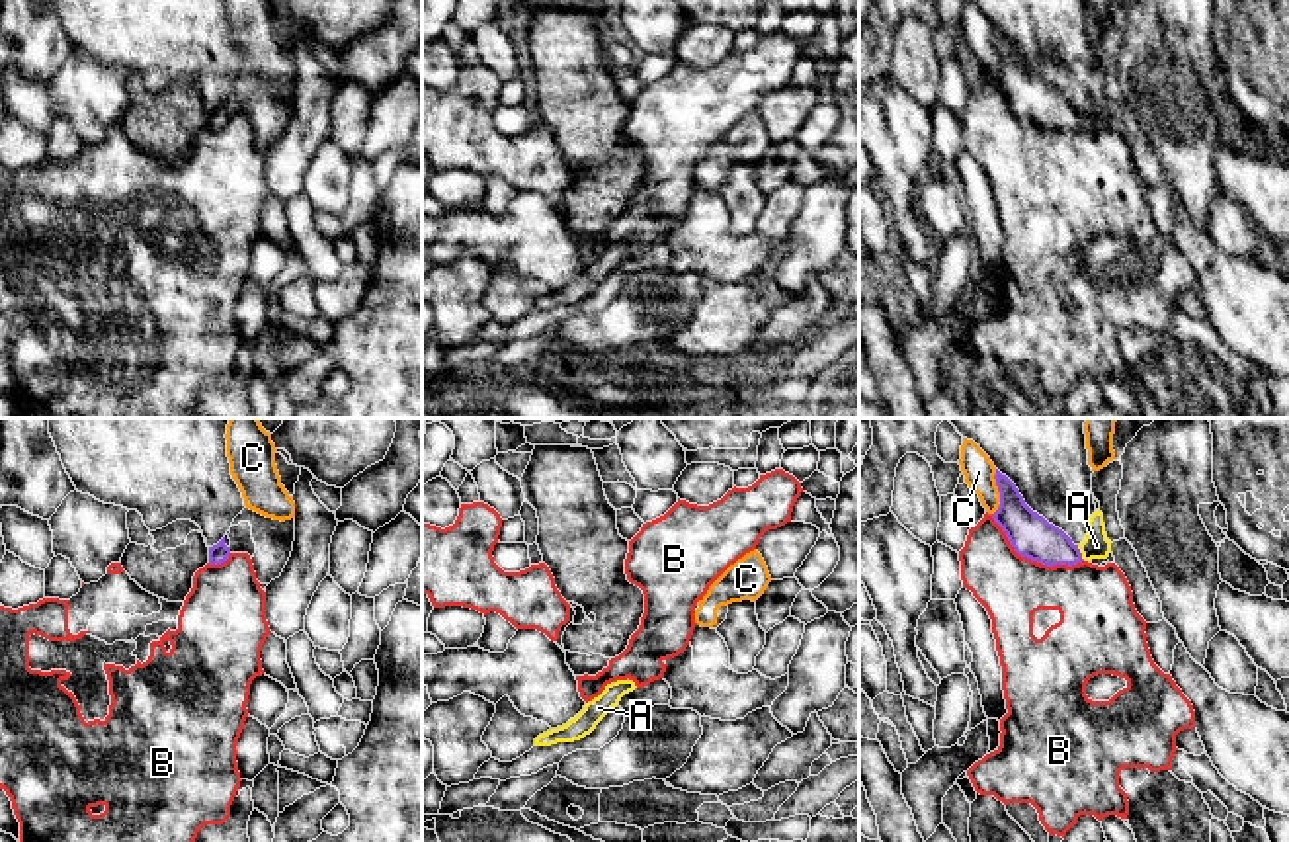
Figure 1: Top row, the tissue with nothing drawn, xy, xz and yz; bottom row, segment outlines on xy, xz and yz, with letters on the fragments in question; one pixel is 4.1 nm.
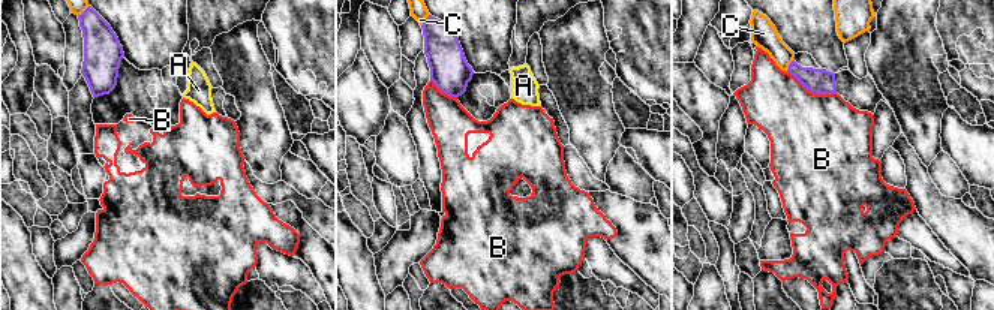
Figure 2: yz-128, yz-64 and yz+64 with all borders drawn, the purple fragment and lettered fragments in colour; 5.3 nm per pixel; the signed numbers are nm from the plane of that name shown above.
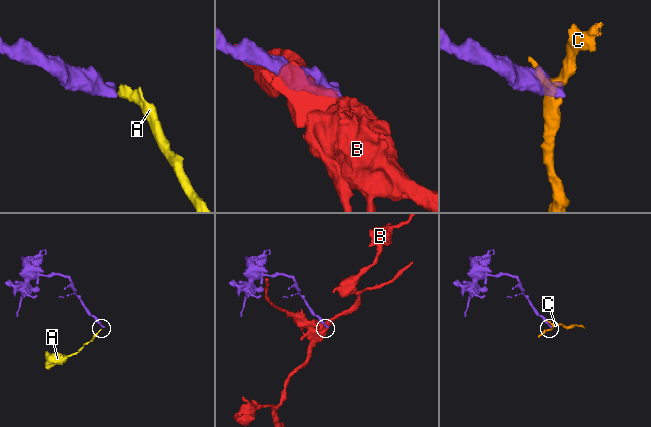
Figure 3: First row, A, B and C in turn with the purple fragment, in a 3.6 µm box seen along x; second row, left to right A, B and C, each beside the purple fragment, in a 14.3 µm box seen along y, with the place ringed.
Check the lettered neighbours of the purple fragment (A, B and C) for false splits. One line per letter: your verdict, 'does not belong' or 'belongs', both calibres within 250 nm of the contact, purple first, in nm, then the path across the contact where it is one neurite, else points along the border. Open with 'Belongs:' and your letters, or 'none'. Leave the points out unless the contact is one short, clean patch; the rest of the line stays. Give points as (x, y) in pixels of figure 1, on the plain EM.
Belongs: none
A: does not belong; calibres 180 and 110 nm; border yz (1077, 108), (1084, 122)
B: does not belong; calibres 180 and 280 nm; border yz (989, 77), (1018, 116), (1047, 127), (1077, 127), (1082, 124)
C: does not belong; calibres 180 and 130 nm

